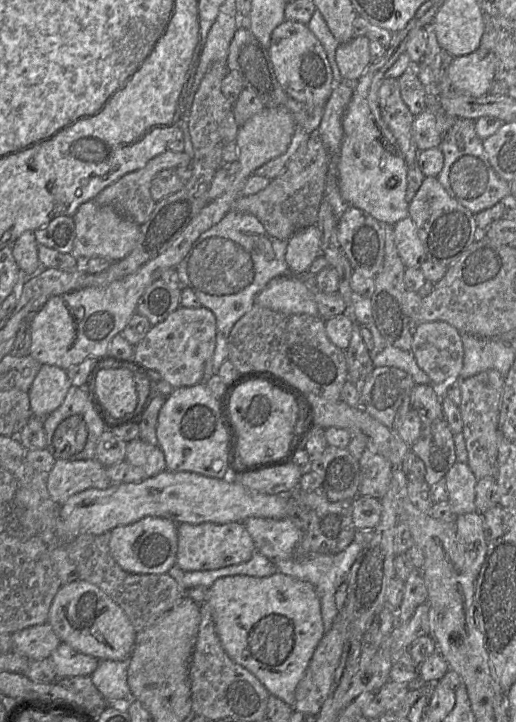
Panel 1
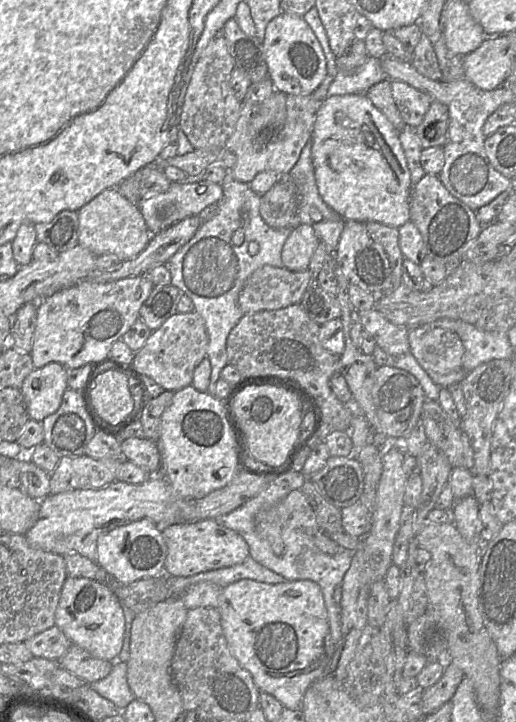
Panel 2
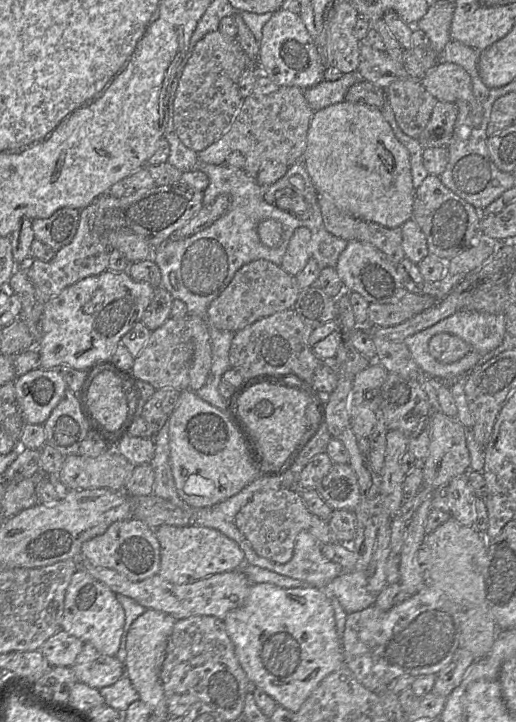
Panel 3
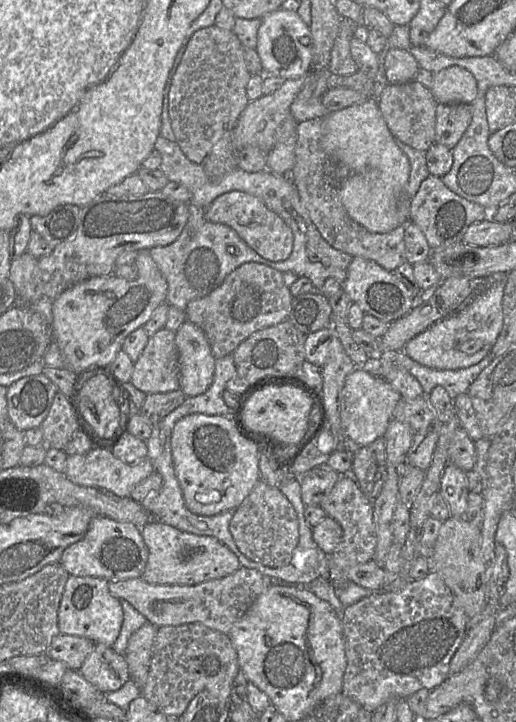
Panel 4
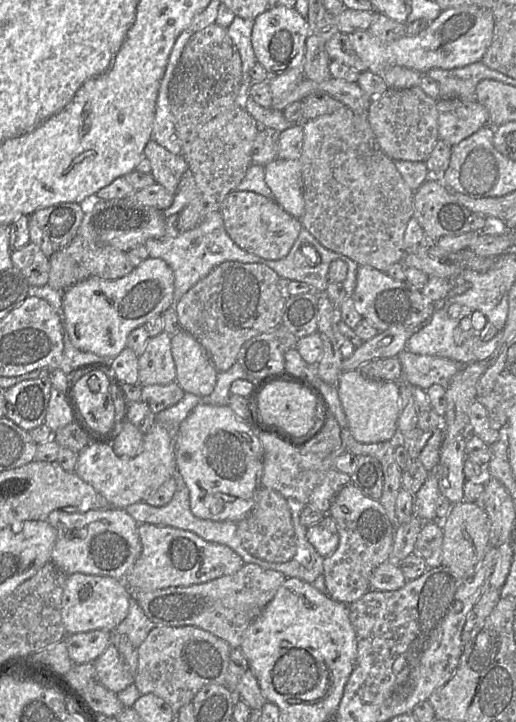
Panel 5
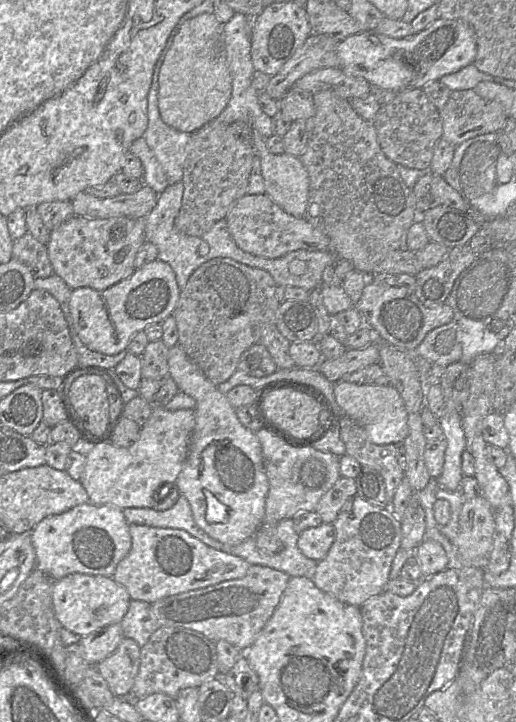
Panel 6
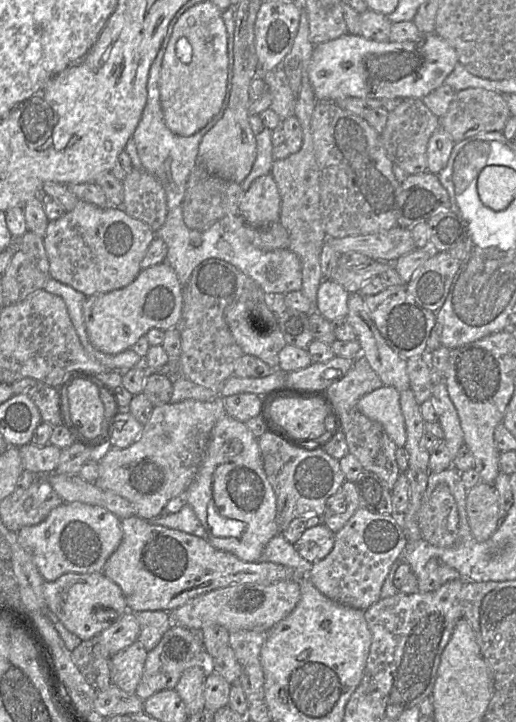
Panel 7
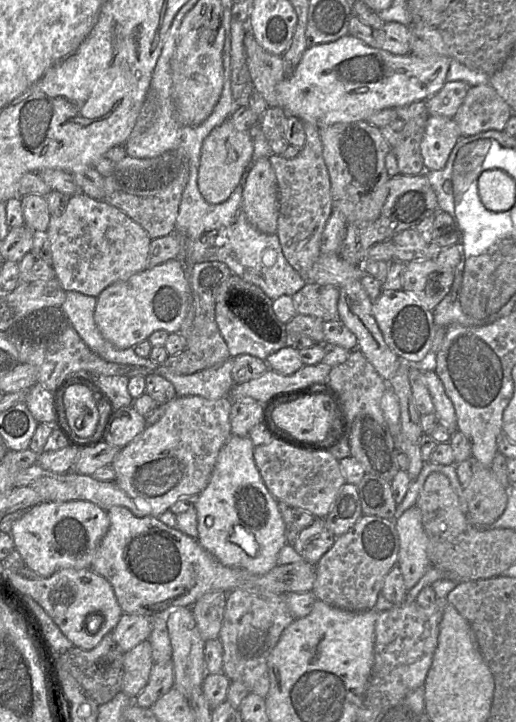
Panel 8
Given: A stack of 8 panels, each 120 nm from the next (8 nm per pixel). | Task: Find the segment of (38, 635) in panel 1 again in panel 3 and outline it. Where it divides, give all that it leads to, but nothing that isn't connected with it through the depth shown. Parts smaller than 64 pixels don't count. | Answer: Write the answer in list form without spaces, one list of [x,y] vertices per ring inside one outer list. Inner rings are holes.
[[[62,629],[49,637],[39,648],[51,667],[72,667],[83,642]]]

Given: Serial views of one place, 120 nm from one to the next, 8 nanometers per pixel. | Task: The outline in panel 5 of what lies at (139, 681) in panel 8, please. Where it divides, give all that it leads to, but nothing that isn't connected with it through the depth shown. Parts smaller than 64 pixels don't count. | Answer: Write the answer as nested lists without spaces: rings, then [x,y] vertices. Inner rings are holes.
[[[110,631],[109,645],[93,661],[95,680],[103,687],[119,693],[134,682],[137,672],[137,648],[129,639],[116,631]]]

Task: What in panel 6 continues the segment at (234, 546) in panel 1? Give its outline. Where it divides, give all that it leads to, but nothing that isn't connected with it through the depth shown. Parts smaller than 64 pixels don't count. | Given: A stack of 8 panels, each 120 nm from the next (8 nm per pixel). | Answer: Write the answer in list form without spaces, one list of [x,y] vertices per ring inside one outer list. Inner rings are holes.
[[[130,524],[129,533],[131,549],[117,564],[112,578],[128,591],[131,600],[152,604],[167,596],[241,579],[251,566],[242,558],[205,545],[182,529]]]

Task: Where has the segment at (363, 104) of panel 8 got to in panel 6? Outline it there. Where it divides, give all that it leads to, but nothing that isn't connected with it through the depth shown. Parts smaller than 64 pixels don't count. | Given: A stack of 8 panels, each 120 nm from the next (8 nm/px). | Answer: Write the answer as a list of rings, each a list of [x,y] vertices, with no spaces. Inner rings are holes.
[[[437,18],[424,30],[402,39],[365,30],[338,42],[339,68],[347,75],[365,79],[370,85],[394,92],[422,88],[442,76],[473,63],[477,53],[476,36],[471,26],[461,20]]]

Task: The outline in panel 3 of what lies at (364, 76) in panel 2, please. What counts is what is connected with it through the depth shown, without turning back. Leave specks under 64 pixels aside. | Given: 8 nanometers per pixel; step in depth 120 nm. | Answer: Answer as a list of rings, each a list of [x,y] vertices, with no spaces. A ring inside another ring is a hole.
[[[359,72],[345,73],[339,80],[322,80],[316,85],[304,89],[304,97],[310,108],[316,112],[327,106],[345,101],[345,95],[355,83],[364,81]]]

